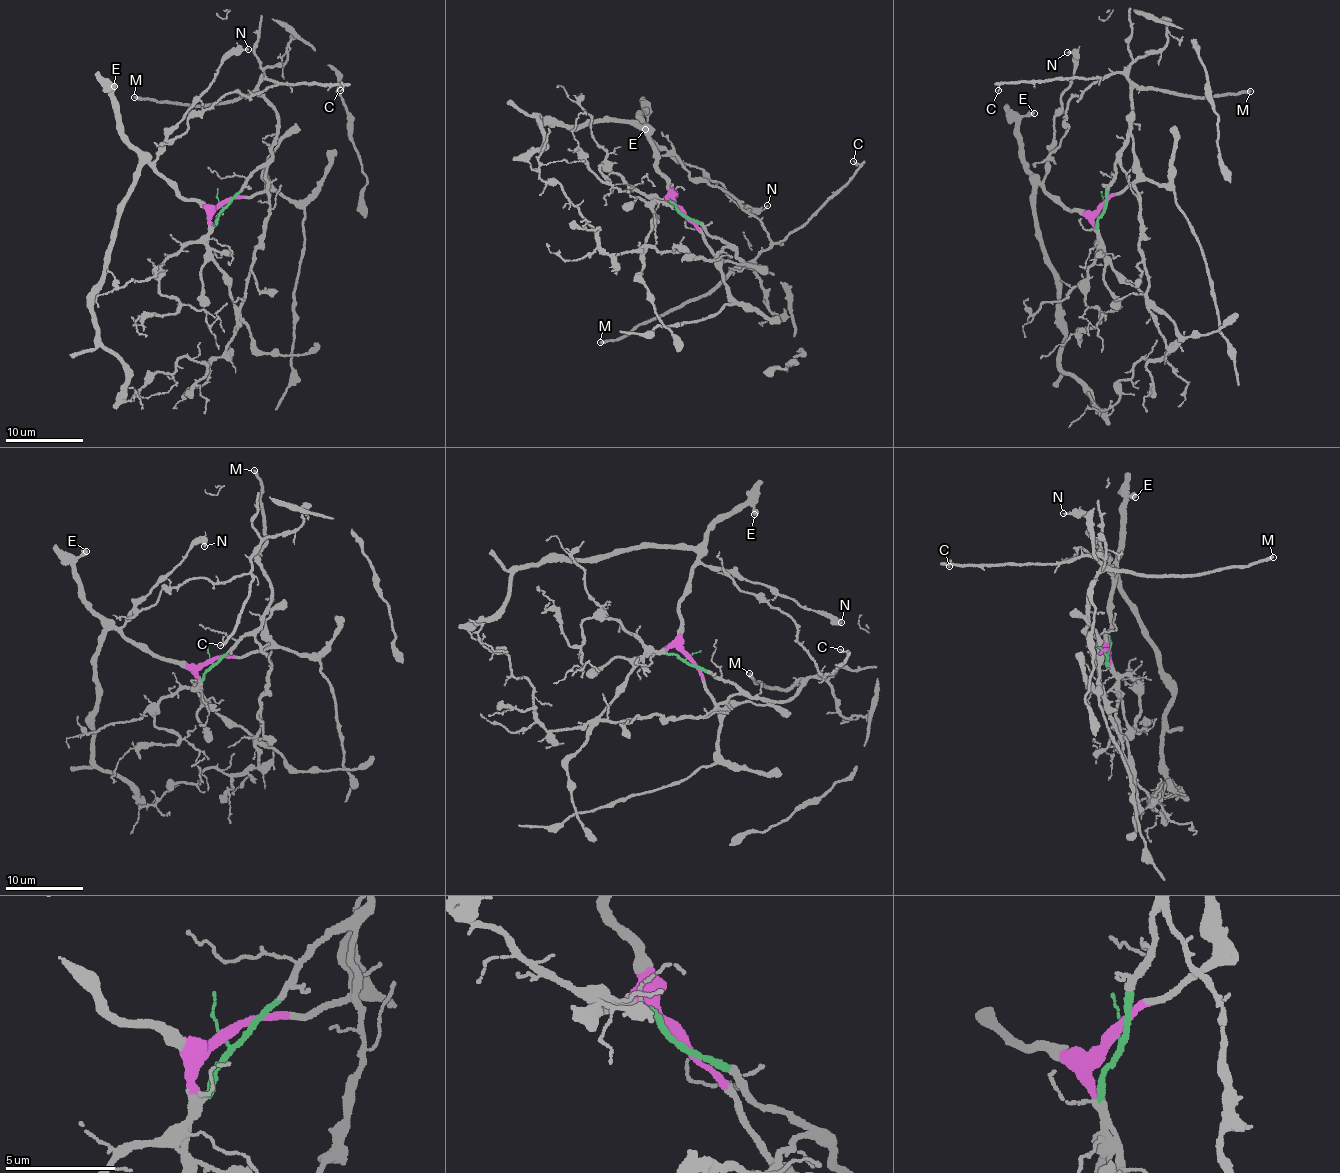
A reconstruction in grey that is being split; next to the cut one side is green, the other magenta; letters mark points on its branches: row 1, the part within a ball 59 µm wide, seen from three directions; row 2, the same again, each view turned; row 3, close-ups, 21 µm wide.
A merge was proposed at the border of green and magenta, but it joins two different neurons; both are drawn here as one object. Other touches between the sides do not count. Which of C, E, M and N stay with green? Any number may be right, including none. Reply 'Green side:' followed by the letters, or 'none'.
Green side: C, M

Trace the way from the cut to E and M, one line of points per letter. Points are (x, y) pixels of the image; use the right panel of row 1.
E: (1103, 206), (1089, 213), (1078, 214), (1062, 208), (1028, 167), (1018, 120), (1034, 113)
M: (1103, 206), (1132, 119), (1132, 88), (1169, 90), (1204, 98), (1251, 91)

